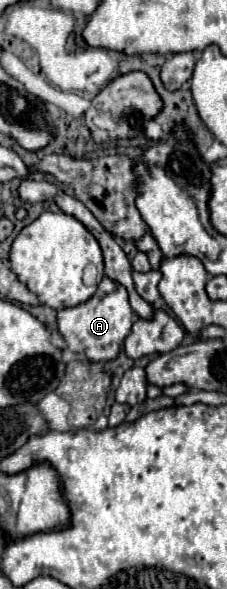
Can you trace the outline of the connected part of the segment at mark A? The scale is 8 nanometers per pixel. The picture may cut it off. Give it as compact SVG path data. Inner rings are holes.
M108 277L102 279L98 285L96 295L70 309L62 309L58 313L58 331L62 333L66 345L74 353L84 353L86 359L92 359L94 363L108 363L114 361L120 355L122 343L128 337L128 331L132 329L132 309L128 303L126 289Z

